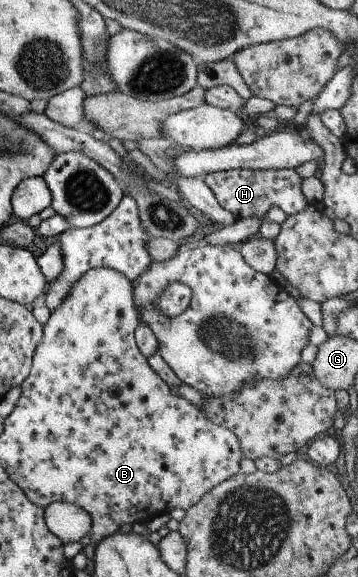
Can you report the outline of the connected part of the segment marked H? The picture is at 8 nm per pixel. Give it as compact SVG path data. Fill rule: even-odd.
M294 169L278 170L227 170L211 172L204 177L204 182L212 191L218 204L236 218L258 216L263 218L269 208L278 207L287 216L302 212L307 205L300 191L302 179Z

